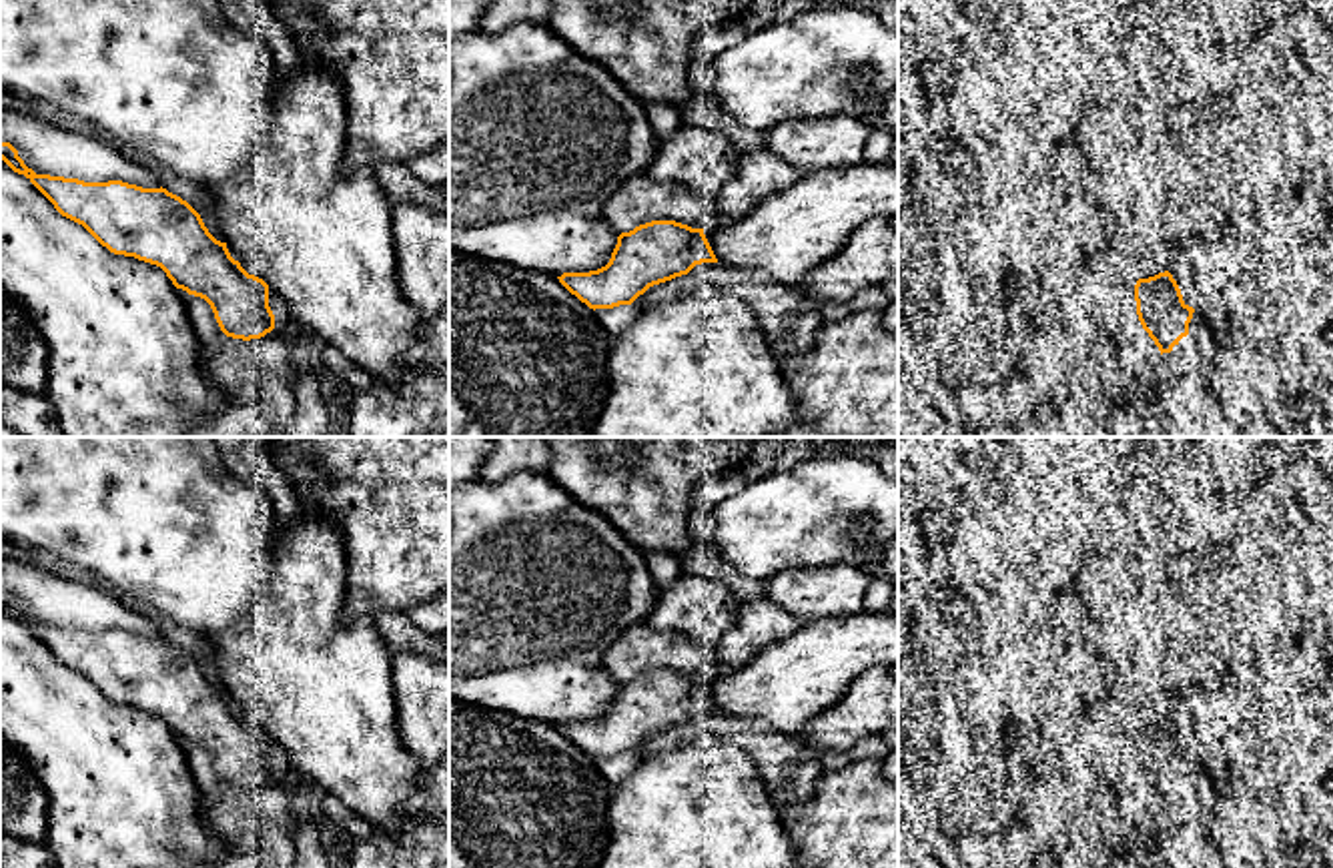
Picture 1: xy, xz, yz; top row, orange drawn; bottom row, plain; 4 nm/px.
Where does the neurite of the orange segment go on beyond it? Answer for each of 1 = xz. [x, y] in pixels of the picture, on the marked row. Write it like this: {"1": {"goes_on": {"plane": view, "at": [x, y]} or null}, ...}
{"1": {"goes_on": null}}

